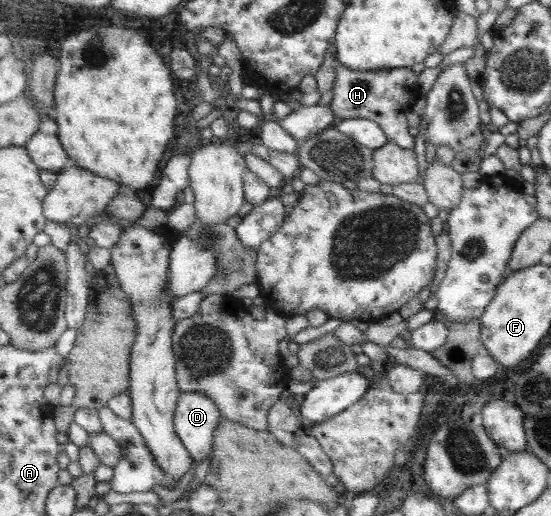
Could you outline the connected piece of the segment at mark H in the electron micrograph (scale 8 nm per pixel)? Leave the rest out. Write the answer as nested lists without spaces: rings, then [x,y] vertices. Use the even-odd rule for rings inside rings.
[[[336,55],[336,83],[334,83],[333,98],[329,106],[339,120],[371,119],[383,127],[390,141],[400,144],[400,147],[414,149],[414,135],[410,135],[408,111],[414,96],[421,90],[419,75],[410,67],[394,70],[354,71],[340,63]]]

